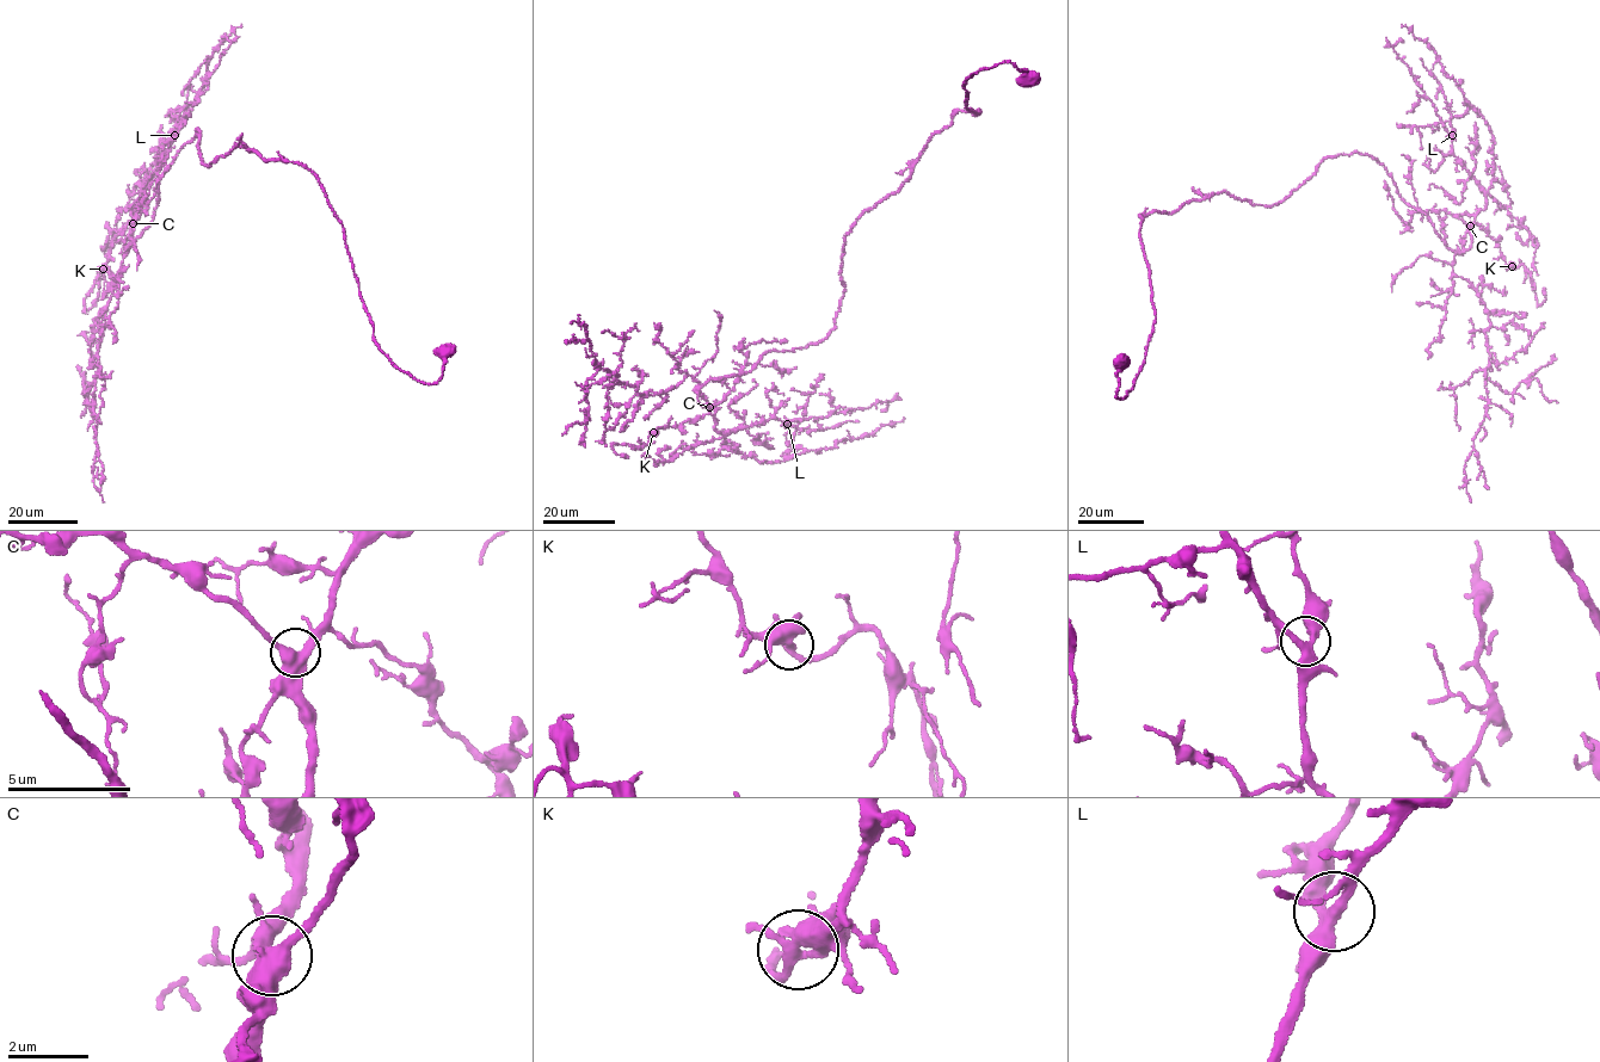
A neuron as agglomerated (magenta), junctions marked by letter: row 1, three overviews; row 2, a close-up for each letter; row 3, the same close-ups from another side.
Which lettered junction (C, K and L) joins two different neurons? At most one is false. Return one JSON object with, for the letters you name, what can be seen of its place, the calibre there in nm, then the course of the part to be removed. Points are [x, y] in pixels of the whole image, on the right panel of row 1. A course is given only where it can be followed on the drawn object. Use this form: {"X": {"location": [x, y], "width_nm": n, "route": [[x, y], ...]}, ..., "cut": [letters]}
{"cut": []}

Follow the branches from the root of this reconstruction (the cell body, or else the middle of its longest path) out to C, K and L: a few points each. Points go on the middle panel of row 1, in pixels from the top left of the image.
C: (1028, 78), (1005, 62), (966, 79), (980, 113), (955, 111), (847, 233), (835, 327), (709, 381), (709, 407)
K: (1028, 78), (971, 75), (980, 113), (850, 228), (825, 339), (653, 432)
L: (1028, 78), (971, 75), (980, 113), (850, 228), (825, 339), (700, 389), (722, 433), (787, 424)

